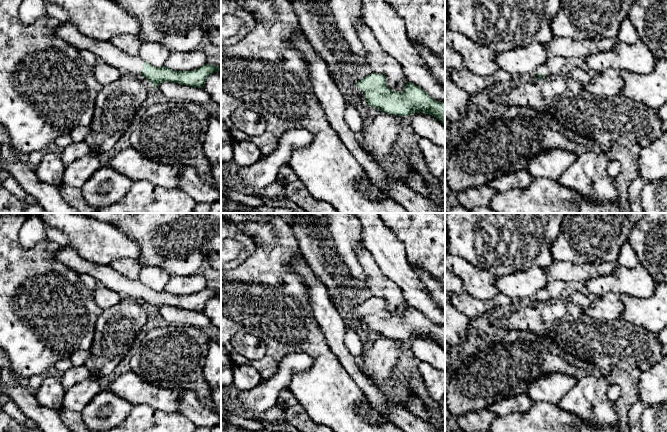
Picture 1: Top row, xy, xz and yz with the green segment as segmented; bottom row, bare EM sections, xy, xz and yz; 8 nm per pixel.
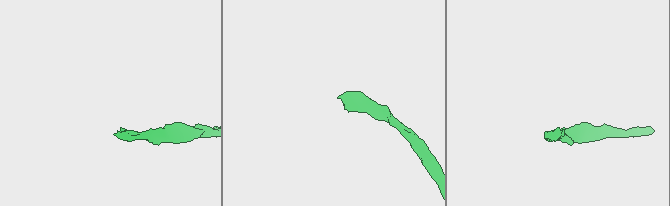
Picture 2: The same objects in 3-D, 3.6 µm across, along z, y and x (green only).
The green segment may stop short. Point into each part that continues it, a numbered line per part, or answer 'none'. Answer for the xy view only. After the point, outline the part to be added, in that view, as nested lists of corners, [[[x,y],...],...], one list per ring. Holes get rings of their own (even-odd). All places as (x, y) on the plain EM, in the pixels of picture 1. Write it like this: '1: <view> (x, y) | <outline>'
1: xy (104, 275) | [[[60,246],[54,255],[59,262],[73,269],[78,274],[91,275],[99,286],[105,286],[126,298],[142,299],[144,285],[139,280],[131,280],[110,266],[91,263],[82,258],[70,246]]]

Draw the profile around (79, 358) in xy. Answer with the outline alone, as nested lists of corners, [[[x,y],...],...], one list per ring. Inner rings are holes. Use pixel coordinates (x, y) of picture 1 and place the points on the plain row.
[[[81,350],[70,356],[70,361],[73,366],[82,366],[90,357],[90,350]]]

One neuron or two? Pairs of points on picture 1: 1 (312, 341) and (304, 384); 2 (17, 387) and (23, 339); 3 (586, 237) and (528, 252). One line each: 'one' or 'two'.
1: one
2: two
3: two

